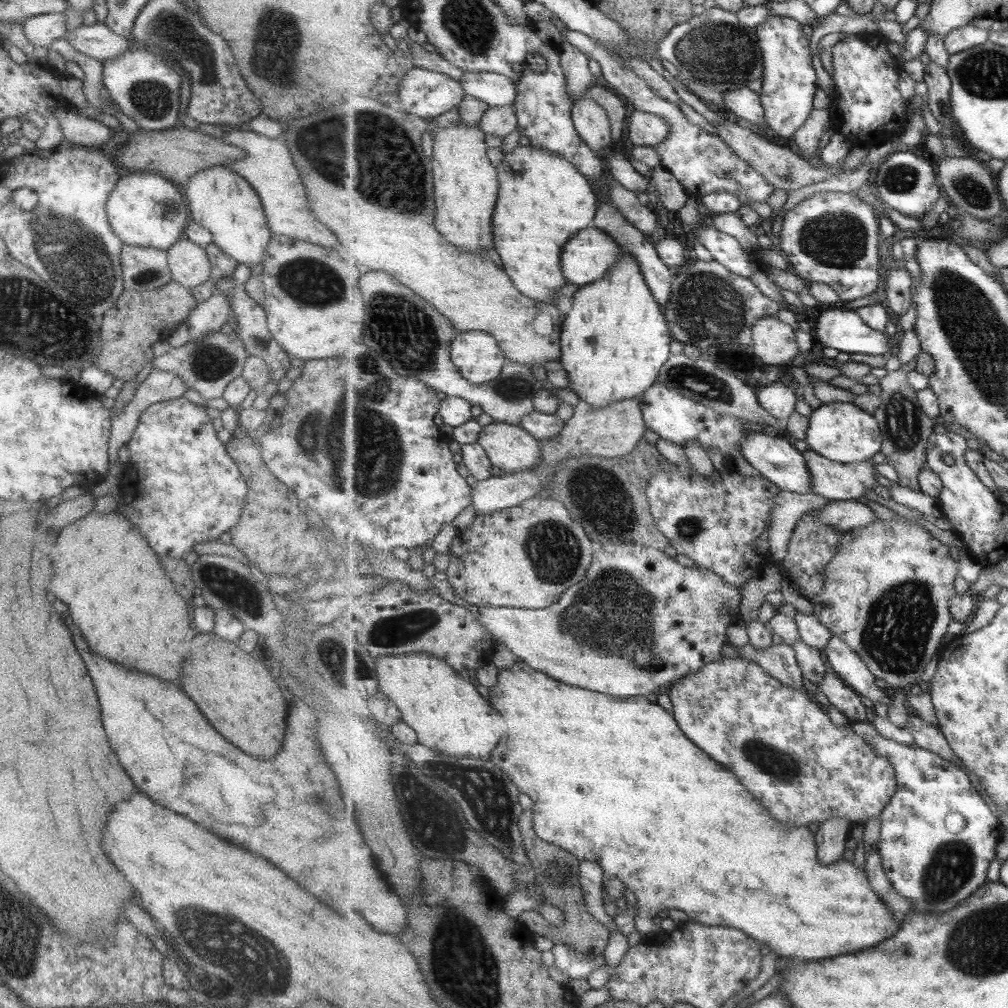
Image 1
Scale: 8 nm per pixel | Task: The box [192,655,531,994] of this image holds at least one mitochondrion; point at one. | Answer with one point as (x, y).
(487, 793)

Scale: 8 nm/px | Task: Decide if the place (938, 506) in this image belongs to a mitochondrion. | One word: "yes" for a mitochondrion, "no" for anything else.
no

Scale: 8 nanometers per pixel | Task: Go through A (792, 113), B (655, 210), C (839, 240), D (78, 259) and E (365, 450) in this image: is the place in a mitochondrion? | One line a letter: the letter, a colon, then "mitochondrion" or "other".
A: other
B: other
C: mitochondrion
D: mitochondrion
E: mitochondrion

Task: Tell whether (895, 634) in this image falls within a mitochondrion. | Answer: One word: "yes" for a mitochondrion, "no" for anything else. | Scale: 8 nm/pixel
yes

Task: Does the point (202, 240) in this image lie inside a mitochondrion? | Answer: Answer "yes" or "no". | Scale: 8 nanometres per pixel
no

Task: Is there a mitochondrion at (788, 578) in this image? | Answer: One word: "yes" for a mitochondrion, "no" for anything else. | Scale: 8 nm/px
no

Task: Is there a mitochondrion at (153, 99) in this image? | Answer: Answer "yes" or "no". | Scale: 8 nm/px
yes

